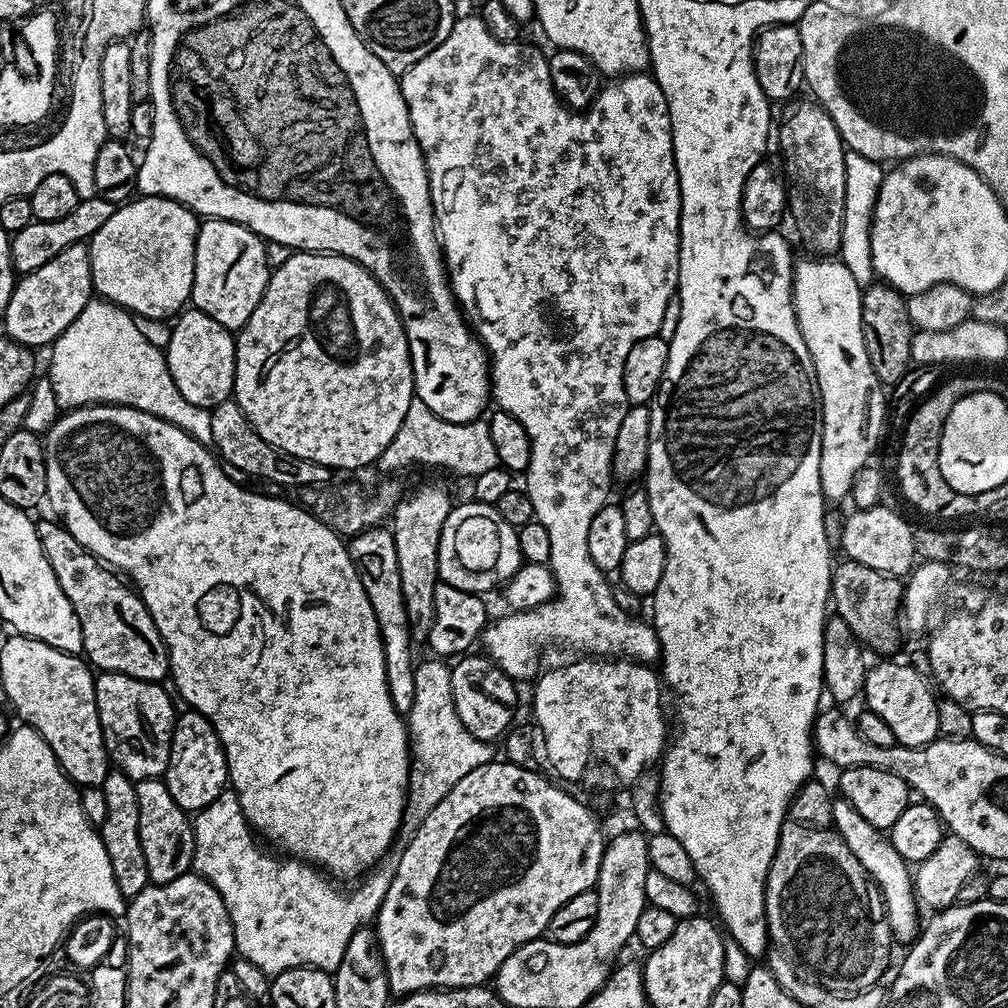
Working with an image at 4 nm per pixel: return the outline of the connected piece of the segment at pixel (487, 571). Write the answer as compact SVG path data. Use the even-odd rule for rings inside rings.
M479 502L471 503L457 503L442 526L442 538L438 542L439 579L450 586L458 586L458 590L485 594L484 592L492 592L496 587L497 591L501 586L507 584L510 577L520 568L522 557L516 537L517 529L512 528L510 522L506 522L506 518L502 518L502 514L498 514L496 506Z

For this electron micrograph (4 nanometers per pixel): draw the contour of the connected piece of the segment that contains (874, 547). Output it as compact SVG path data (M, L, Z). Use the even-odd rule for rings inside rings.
M877 506L853 511L853 516L844 524L840 532L840 544L844 547L843 555L854 562L862 562L862 566L870 566L870 570L882 570L892 576L907 577L917 563L916 533L913 525L908 525L892 508Z

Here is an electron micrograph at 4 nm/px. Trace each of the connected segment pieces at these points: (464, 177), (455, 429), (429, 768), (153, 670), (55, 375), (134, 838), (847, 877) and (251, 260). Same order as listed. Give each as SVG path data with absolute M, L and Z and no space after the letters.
M472 14L472 16L461 15L454 22L454 26L446 38L446 42L442 42L442 46L438 46L438 50L430 50L430 54L426 54L426 58L422 58L422 62L414 62L414 66L410 66L399 77L400 93L408 107L410 122L412 123L412 129L414 130L414 138L418 142L420 153L424 155L424 165L428 171L428 189L430 190L430 198L432 199L432 213L436 219L436 235L440 237L440 246L444 254L444 266L448 270L448 282L452 286L452 292L456 296L456 302L460 305L465 317L472 318L472 315L476 312L474 331L476 335L480 337L480 342L484 346L484 351L488 353L490 375L492 377L492 390L490 396L494 401L494 404L496 404L495 407L501 412L505 412L514 418L518 418L518 422L522 422L522 426L530 438L530 462L528 463L528 471L526 473L526 479L528 479L526 491L530 498L530 502L534 502L535 520L542 526L546 526L546 534L550 534L550 567L554 574L554 578L556 579L556 597L553 598L549 604L543 604L534 610L512 612L511 614L507 614L508 616L502 617L501 620L493 619L491 623L485 627L482 635L482 645L484 644L485 648L483 648L483 651L486 653L488 659L494 661L506 675L511 676L513 681L516 682L528 679L528 681L531 681L533 677L541 671L540 651L542 651L543 648L569 648L570 651L576 652L572 654L587 654L592 658L623 658L625 660L639 662L649 666L655 665L660 659L660 643L656 637L656 629L652 627L647 619L626 614L626 610L622 610L622 606L618 606L616 592L614 591L614 588L611 588L611 586L608 585L609 577L602 570L598 570L598 566L594 566L594 558L590 558L590 545L586 543L586 538L590 534L590 522L594 519L594 514L598 514L598 510L602 510L602 506L609 503L610 496L608 496L608 491L611 490L612 484L614 485L614 477L612 474L614 438L618 438L618 426L622 426L622 418L626 418L626 414L630 407L628 399L626 398L626 390L624 389L626 354L630 354L630 346L634 346L634 342L638 342L642 338L650 338L659 333L660 327L662 326L662 314L666 314L666 306L677 295L678 285L680 283L680 279L678 278L680 187L678 186L678 170L674 166L672 119L668 113L668 107L666 106L666 94L662 94L658 82L651 75L629 74L605 83L590 107L583 110L573 110L560 101L558 94L554 90L554 86L550 82L548 56L545 55L545 53L540 53L538 49L531 48L530 45L524 43L525 42L517 42L511 44L510 42L502 42L498 38L494 38L490 34L490 30L486 30L486 22L479 14Z
M414 396L398 434L379 456L376 466L384 471L384 474L395 473L392 471L410 464L442 466L466 480L473 480L479 474L486 474L486 471L499 467L499 462L485 419L471 420L469 423L446 422L438 418L421 399Z
M427 658L428 660L414 666L414 700L406 714L406 723L409 731L410 745L410 769L408 797L405 800L403 820L396 834L394 850L397 855L405 852L406 846L412 841L418 827L426 820L427 814L434 810L438 804L449 793L462 778L466 778L471 770L476 770L480 765L493 763L496 759L497 745L493 741L474 738L466 726L463 726L461 718L454 707L453 686L451 685L451 667L441 659Z
M37 519L36 533L42 542L46 562L50 562L50 570L54 570L58 586L62 586L62 594L70 598L70 606L74 614L78 614L78 622L82 626L83 655L89 665L100 672L163 681L170 672L168 647L162 634L158 634L158 626L154 626L154 618L144 601L111 567L105 566L94 553L80 545L74 534L64 529L63 523L52 520Z
M103 298L89 300L82 314L78 314L78 318L74 318L74 322L62 330L58 339L52 341L50 351L52 361L48 364L48 380L52 383L52 396L61 404L61 409L85 408L87 404L121 404L127 408L137 408L146 414L154 414L160 420L169 420L193 436L203 448L212 448L214 434L210 431L211 411L194 406L194 402L186 402L186 398L182 398L168 369L167 355L146 340L134 326L134 316L126 309Z
M109 770L104 783L99 787L106 798L106 822L98 825L98 831L106 846L110 866L114 870L114 882L118 882L118 890L124 897L131 898L142 894L142 890L150 883L146 874L146 858L142 858L142 842L138 838L136 786L126 773L119 770Z
M789 819L782 826L776 853L768 871L768 881L764 887L764 921L768 923L768 934L771 943L782 949L783 952L787 952L789 957L794 958L807 975L818 981L822 986L826 986L831 992L845 994L863 992L866 988L879 985L881 983L880 975L883 974L884 967L888 964L888 955L891 954L892 948L894 949L892 931L888 925L888 918L884 915L884 902L880 898L880 889L876 887L868 873L864 871L864 867L858 862L858 858L854 858L850 846L846 846L844 839L835 830L811 828L805 824L799 824L793 819Z
M205 219L196 229L191 307L226 329L244 328L268 285L270 269L264 246L265 241L244 224Z

